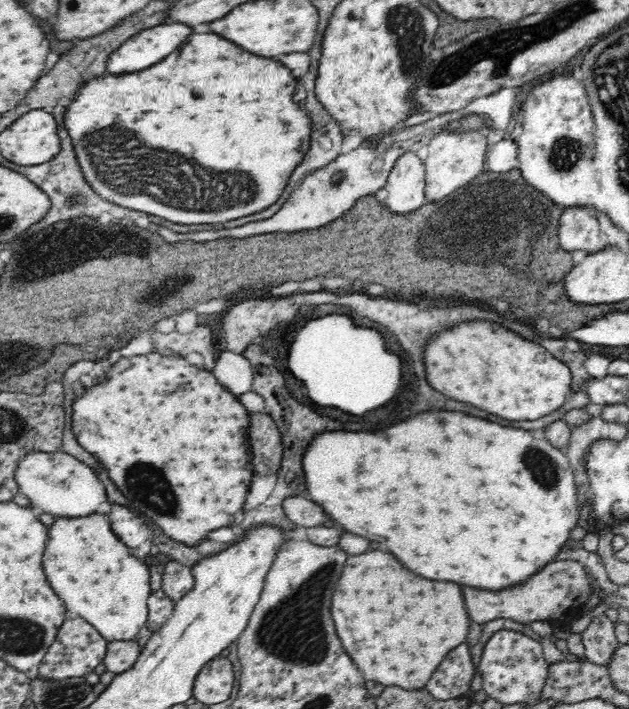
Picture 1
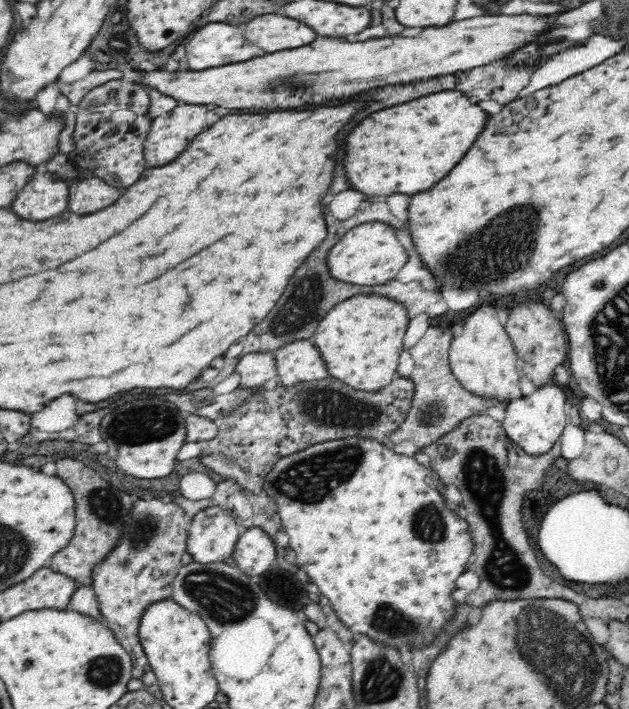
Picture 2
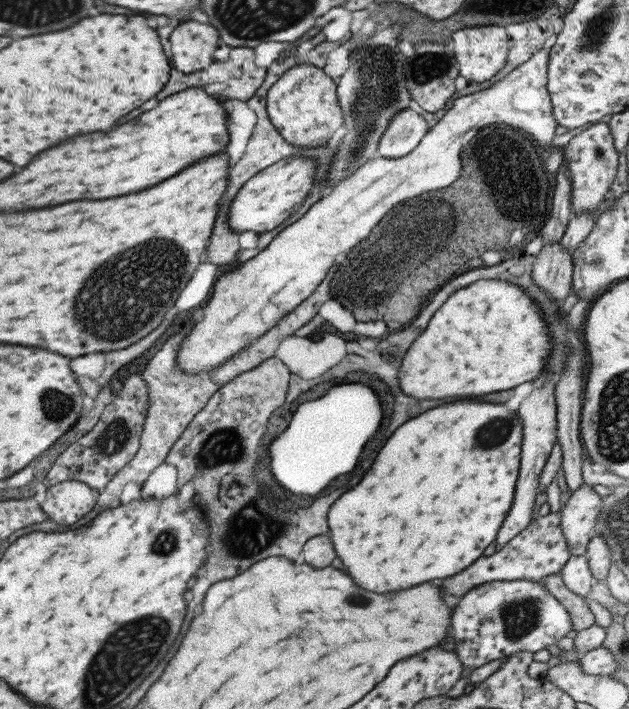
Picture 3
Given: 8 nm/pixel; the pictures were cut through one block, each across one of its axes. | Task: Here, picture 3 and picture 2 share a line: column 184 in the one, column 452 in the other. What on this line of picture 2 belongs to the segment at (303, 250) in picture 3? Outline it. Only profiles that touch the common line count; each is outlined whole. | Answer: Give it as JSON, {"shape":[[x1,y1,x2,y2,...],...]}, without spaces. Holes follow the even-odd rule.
{"shape":[[488,304,472,311,463,320,462,333,452,336,448,360,452,374,468,392,488,396,490,401,509,401,523,396,518,387,520,370,515,346,498,318,498,310]]}

